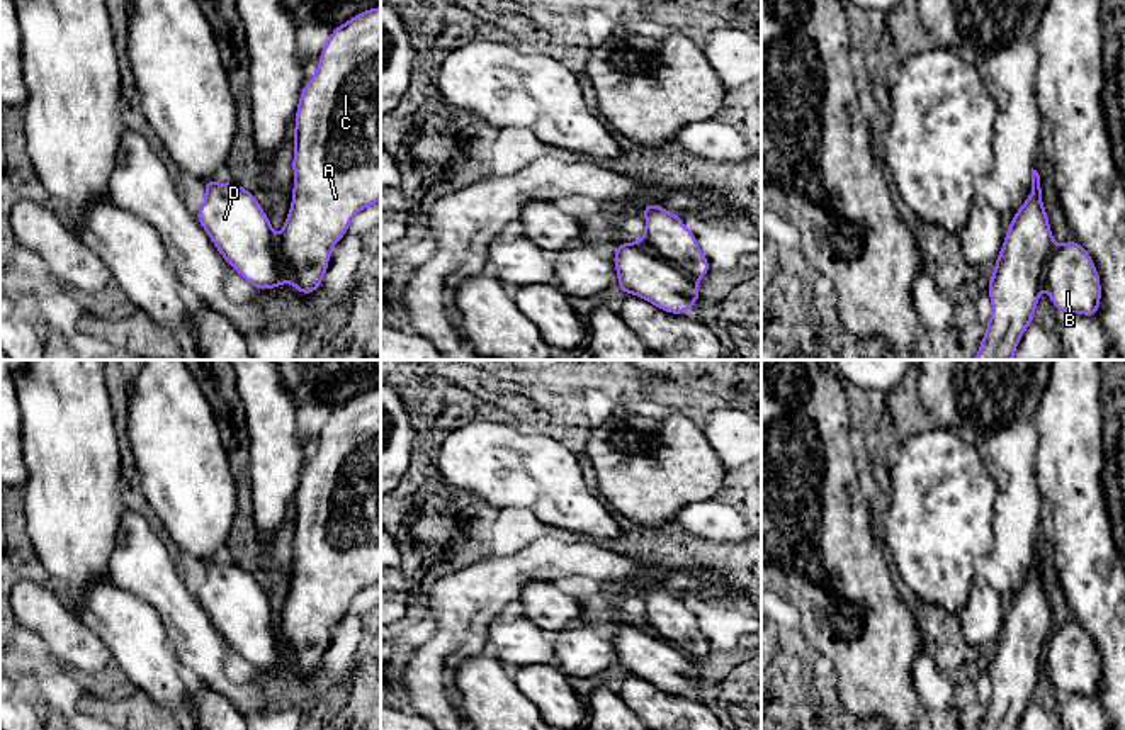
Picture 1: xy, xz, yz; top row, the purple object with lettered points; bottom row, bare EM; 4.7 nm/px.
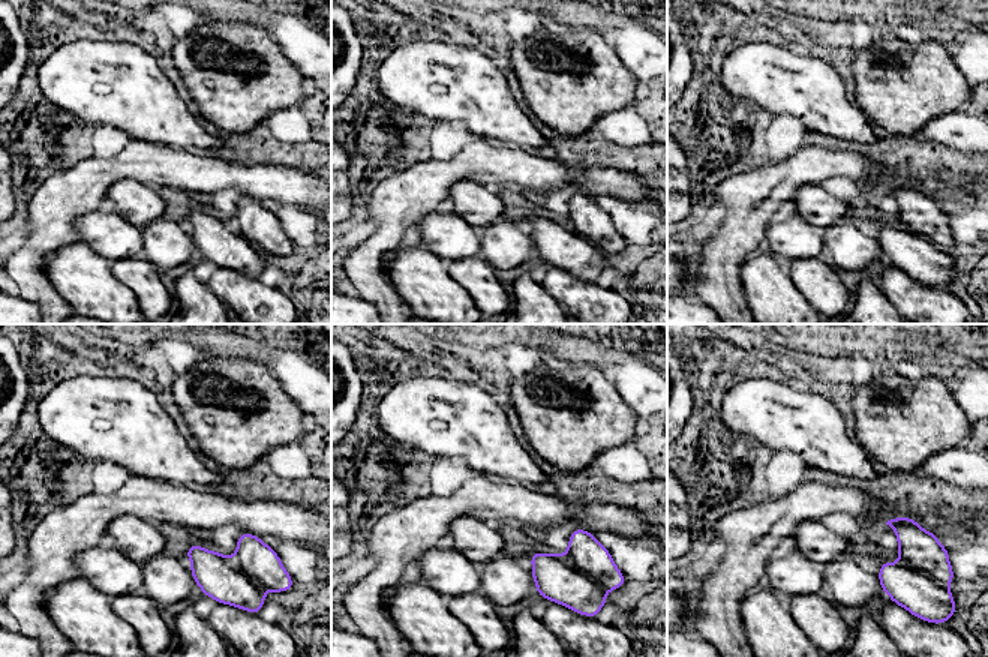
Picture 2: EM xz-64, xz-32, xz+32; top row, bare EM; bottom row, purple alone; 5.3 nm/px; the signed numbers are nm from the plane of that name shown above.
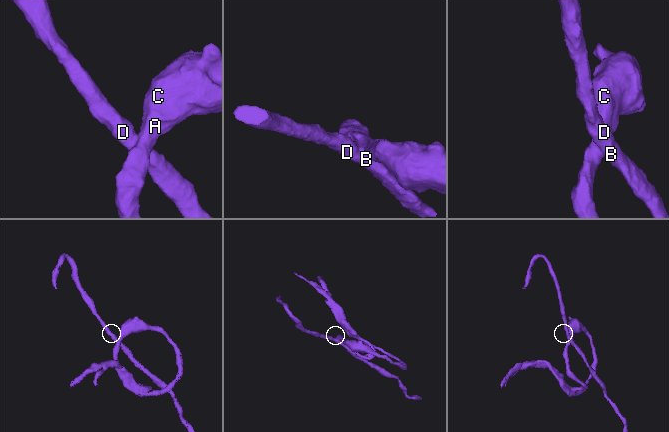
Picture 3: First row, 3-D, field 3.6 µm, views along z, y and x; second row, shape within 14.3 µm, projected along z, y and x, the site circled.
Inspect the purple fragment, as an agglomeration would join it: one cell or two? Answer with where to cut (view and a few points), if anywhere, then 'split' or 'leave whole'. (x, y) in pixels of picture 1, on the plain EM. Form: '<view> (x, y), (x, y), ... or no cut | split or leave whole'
xz (641, 623), (656, 635), (672, 640), (694, 659) | split

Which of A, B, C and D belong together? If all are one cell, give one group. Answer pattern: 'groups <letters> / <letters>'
groups A C / B D

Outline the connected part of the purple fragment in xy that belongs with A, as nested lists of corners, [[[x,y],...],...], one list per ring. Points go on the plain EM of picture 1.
[[[381,387],[336,406],[321,430],[318,450],[301,470],[296,489],[292,552],[292,582],[277,625],[296,671],[309,676],[319,669],[331,630],[352,599],[381,581]]]

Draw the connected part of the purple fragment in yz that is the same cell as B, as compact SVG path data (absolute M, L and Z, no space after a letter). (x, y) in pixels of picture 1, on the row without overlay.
M1077 620L1054 626L1043 647L1043 664L1059 694L1098 698L1101 660L1091 635Z

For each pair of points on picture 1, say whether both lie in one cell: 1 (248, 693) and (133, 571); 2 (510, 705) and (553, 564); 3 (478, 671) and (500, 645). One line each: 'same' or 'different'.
1: same
2: different
3: different

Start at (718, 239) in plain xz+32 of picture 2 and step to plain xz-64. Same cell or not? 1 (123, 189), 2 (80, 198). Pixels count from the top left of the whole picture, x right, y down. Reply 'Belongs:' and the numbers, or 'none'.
Belongs: 2

